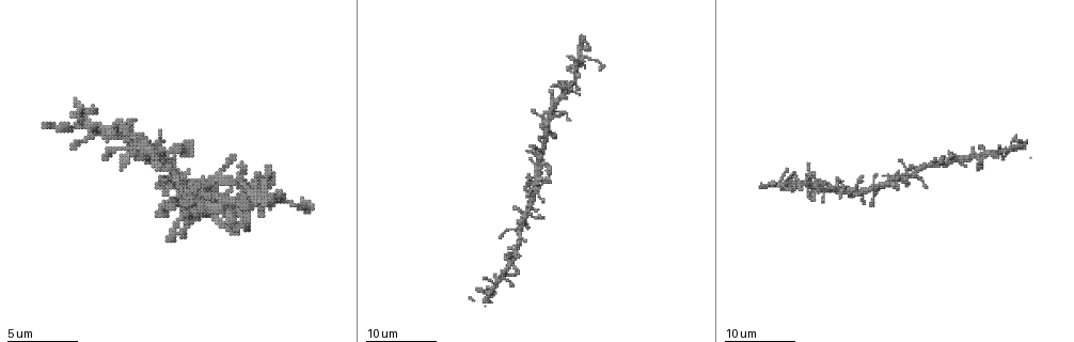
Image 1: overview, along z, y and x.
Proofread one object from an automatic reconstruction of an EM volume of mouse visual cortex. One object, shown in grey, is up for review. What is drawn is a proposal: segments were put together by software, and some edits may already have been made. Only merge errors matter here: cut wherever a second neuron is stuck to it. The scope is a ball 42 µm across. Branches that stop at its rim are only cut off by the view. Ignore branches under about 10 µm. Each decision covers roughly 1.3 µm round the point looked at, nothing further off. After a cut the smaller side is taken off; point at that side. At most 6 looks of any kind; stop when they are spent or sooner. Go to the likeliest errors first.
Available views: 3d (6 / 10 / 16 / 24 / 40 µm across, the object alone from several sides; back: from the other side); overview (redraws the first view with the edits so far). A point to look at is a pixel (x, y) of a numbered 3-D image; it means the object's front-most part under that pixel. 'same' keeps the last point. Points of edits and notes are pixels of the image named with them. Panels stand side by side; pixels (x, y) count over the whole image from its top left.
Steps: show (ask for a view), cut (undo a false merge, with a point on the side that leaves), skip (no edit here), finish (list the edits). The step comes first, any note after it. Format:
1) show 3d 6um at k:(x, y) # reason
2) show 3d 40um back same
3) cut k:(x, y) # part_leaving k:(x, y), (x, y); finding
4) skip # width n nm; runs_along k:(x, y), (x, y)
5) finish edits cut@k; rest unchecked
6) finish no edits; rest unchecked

show 3d 24um at 1:(192, 181) # looks like a crossing

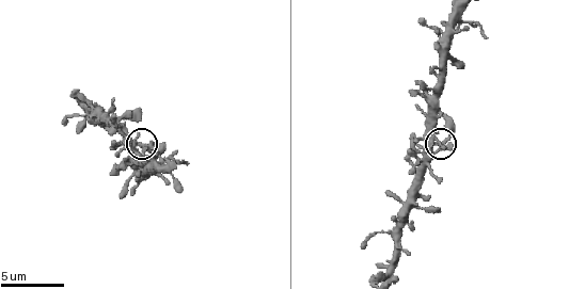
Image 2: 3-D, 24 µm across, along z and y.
show 3d 10um at 2:(140, 145)

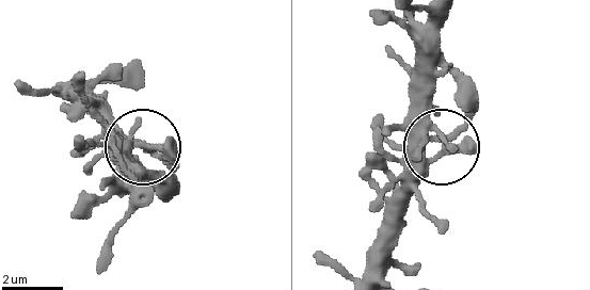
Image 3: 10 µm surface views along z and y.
skip # side_arm 23 um; all the same neuron

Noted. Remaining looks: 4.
show 3d 24um at 1:(801, 184) # sudden change in width

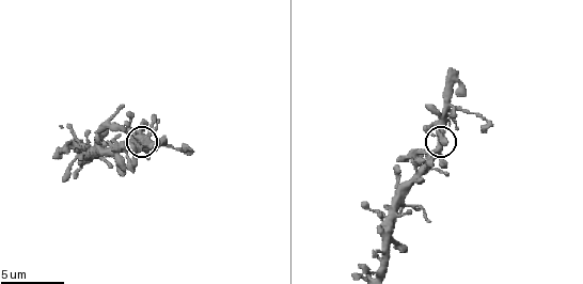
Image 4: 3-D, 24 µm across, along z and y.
show 3d 6um same # zoom in

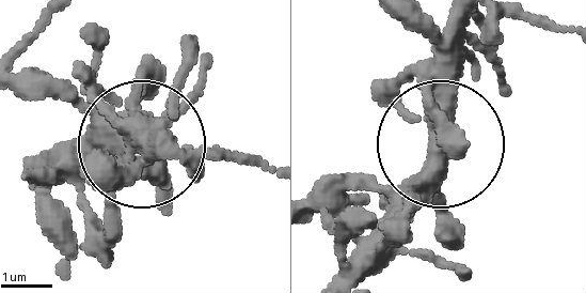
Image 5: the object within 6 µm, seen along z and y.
skip # width 450 nm; runs_along 5:(343, 268), (432, 153), (448, 13); all the same neuron

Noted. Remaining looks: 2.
show 3d 6um at 2:(403, 225) # narrows sharply

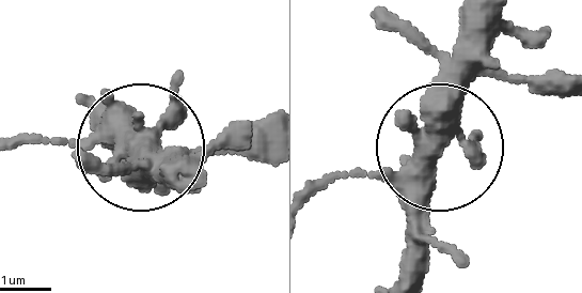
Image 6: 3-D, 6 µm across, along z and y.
skip # runs_along 6:(475, 18), (424, 184), (420, 274); all the same neuron

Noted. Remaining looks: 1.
finish no edits; rest unchecked

